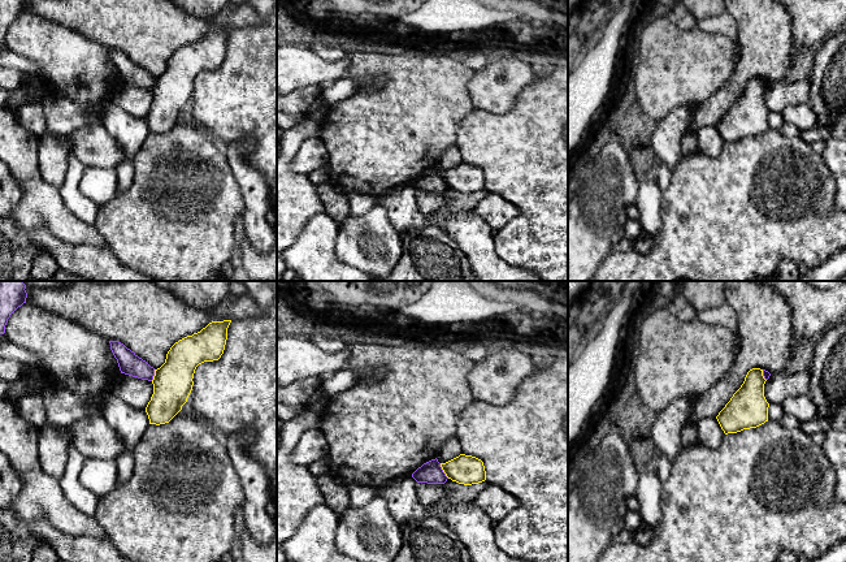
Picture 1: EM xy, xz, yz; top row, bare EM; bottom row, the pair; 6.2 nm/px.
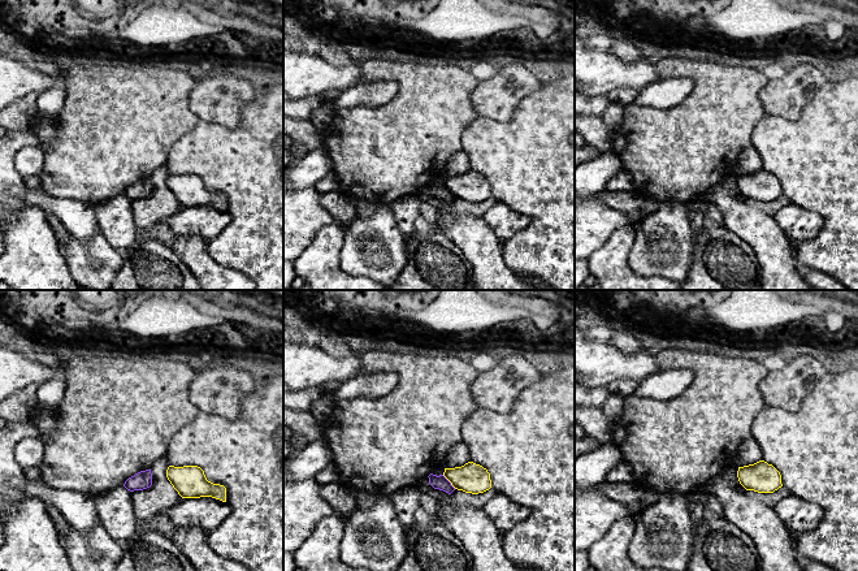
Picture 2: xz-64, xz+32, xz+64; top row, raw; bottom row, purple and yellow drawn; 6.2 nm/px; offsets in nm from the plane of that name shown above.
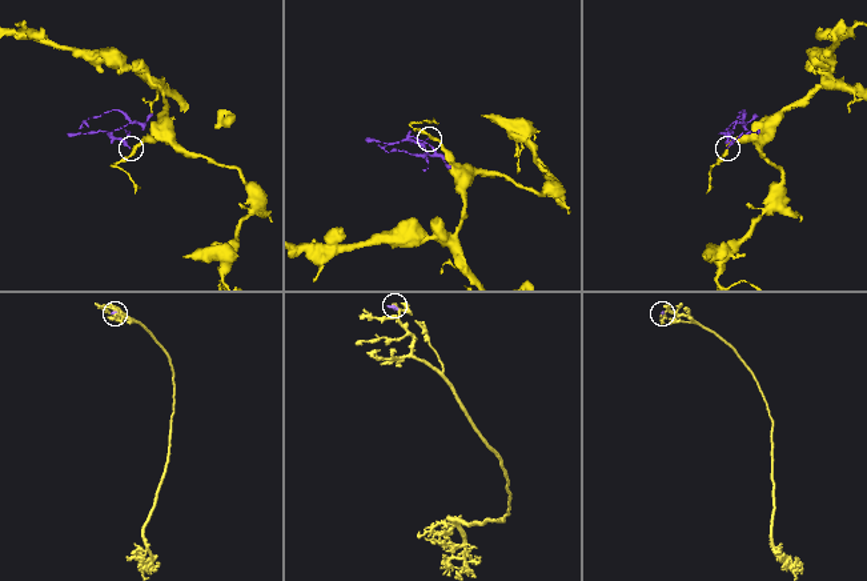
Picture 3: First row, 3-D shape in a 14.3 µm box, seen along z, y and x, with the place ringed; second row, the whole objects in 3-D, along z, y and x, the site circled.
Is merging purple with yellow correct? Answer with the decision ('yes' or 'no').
no

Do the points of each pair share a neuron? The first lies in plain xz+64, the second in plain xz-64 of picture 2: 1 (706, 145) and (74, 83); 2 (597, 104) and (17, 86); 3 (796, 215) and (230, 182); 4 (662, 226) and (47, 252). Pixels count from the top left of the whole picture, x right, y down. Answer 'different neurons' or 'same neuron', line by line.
1: same neuron
2: different neurons
3: different neurons
4: different neurons

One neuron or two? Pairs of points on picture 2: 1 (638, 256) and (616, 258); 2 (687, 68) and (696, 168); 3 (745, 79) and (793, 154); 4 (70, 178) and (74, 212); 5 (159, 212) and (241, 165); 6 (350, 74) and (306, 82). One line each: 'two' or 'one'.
1: two
2: one
3: two
4: two
5: two
6: one

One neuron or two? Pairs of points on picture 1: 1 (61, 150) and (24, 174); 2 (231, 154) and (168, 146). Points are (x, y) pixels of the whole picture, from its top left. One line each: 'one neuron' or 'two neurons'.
1: two neurons
2: two neurons

